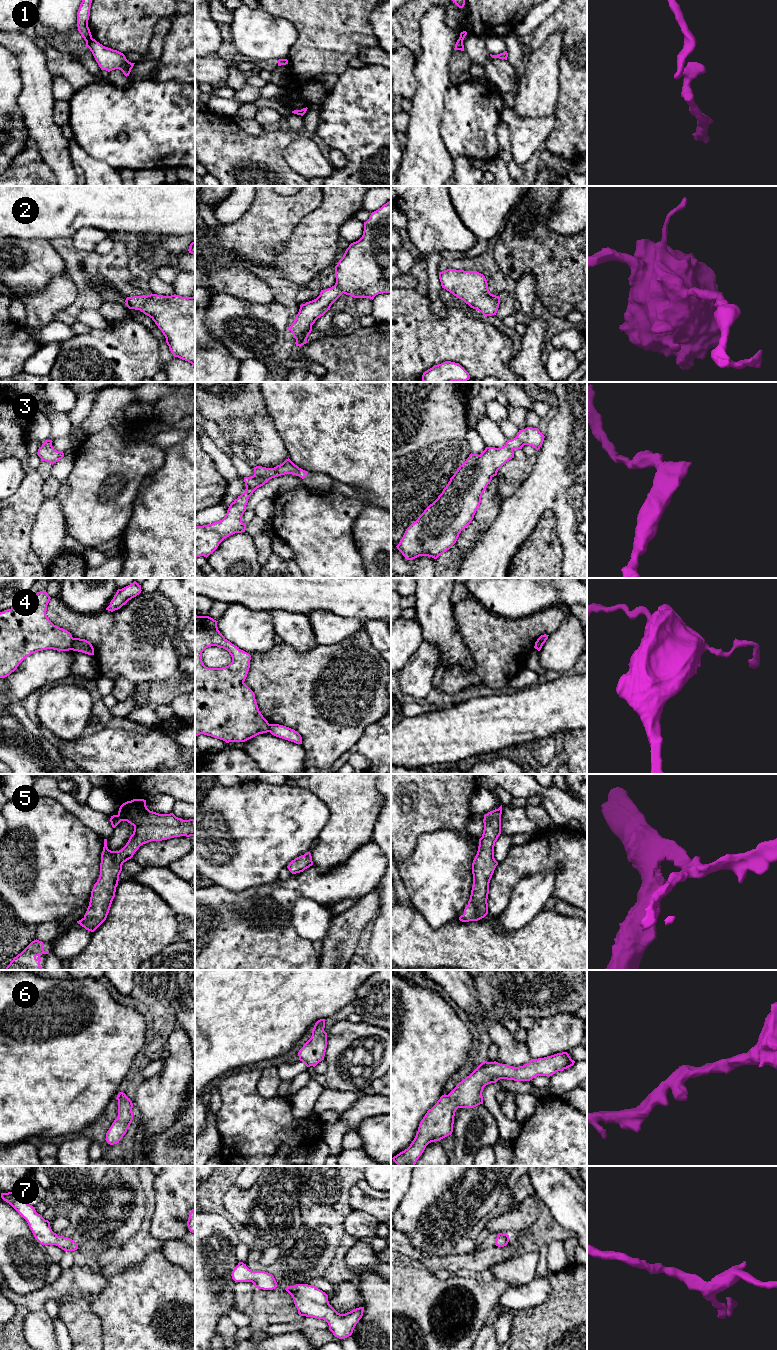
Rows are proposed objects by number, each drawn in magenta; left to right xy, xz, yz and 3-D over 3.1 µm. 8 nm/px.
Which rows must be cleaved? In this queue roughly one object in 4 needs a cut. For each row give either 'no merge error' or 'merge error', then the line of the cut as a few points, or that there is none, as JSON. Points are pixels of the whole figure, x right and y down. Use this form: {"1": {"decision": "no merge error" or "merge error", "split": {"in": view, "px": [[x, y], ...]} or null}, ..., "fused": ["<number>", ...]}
{"1": {"decision": "merge error", "split": {"in": "xy", "px": [[91, 36], [86, 42]]}}, "2": {"decision": "no merge error", "split": null}, "3": {"decision": "no merge error", "split": null}, "4": {"decision": "merge error", "split": {"in": "xy", "px": [[74, 638], [71, 649]]}}, "5": {"decision": "no merge error", "split": null}, "6": {"decision": "no merge error", "split": null}, "7": {"decision": "no merge error", "split": null}, "fused": ["1", "4"]}

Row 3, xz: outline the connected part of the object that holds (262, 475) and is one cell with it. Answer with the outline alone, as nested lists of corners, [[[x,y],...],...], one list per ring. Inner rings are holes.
[[[289,458],[274,468],[254,467],[254,475],[244,477],[245,492],[230,504],[225,517],[212,524],[195,526],[195,558],[200,556],[207,558],[225,538],[235,533],[245,532],[246,524],[242,522],[242,516],[246,511],[249,497],[270,479],[285,474],[304,479],[308,472],[299,468]]]

